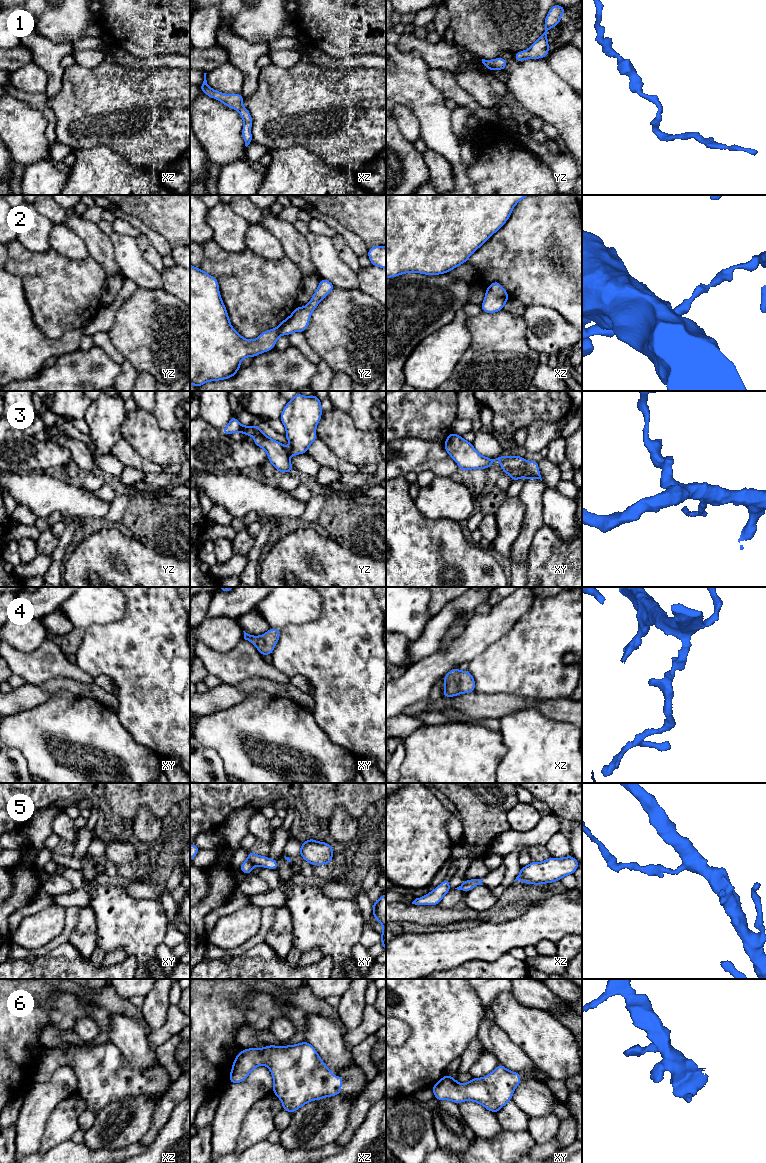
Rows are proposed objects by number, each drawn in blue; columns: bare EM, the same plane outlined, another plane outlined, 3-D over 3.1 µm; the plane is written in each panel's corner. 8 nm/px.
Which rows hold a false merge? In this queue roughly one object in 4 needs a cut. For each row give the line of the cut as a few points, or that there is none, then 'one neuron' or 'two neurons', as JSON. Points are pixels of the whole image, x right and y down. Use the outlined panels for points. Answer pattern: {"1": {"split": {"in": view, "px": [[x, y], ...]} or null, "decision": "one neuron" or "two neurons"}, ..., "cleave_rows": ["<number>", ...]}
{"1": {"split": null, "decision": "one neuron"}, "2": {"split": null, "decision": "one neuron"}, "3": {"split": null, "decision": "one neuron"}, "4": {"split": null, "decision": "one neuron"}, "5": {"split": null, "decision": "one neuron"}, "6": {"split": null, "decision": "one neuron"}, "cleave_rows": []}

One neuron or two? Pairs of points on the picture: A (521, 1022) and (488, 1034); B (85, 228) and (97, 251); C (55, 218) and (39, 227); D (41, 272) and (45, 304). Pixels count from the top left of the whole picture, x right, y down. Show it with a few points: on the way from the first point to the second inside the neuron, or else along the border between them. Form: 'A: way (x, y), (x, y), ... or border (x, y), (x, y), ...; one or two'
A: border (495, 1023), (518, 1045); two
B: way (91, 234), (97, 241), (97, 245); one
C: border (37, 210), (54, 224); two
D: way (45, 280), (45, 296); one

